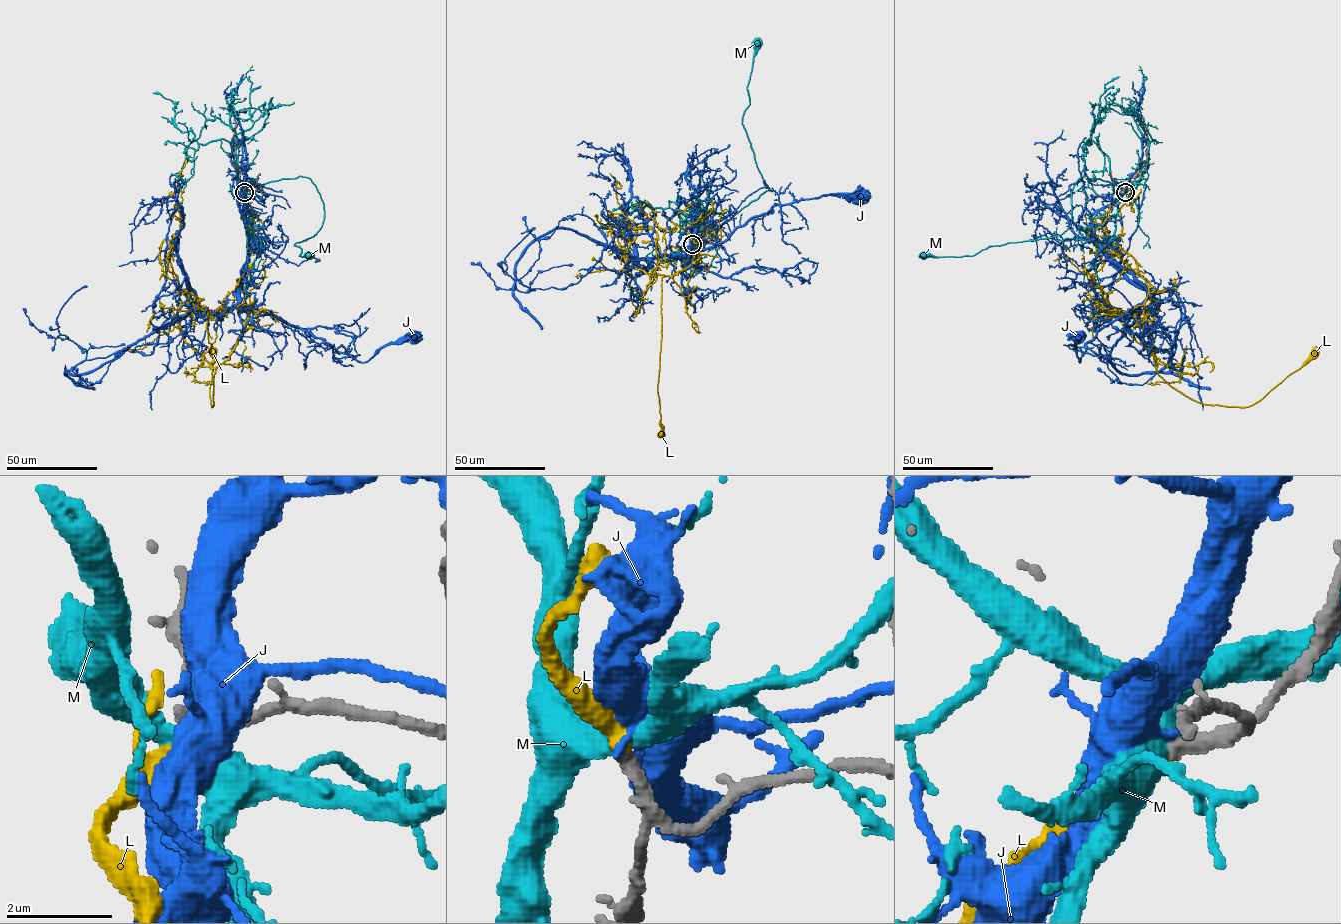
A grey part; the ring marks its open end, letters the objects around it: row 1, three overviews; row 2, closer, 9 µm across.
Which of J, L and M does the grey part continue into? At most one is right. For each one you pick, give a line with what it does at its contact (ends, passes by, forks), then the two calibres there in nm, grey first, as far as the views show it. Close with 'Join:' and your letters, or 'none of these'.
L: it ends; calibres 300 and 440 nm
Join: L

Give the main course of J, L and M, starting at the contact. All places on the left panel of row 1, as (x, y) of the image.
J: (245, 191), (240, 300), (186, 313), (111, 360), (69, 373), (120, 350), (153, 351), (150, 319), (180, 184)
L: (244, 192), (254, 245), (246, 273), (251, 306), (234, 349), (215, 369), (211, 407), (213, 351)
M: (244, 192), (308, 177), (323, 204), (324, 218), (313, 236), (294, 244), (302, 249), (299, 256), (308, 255)

